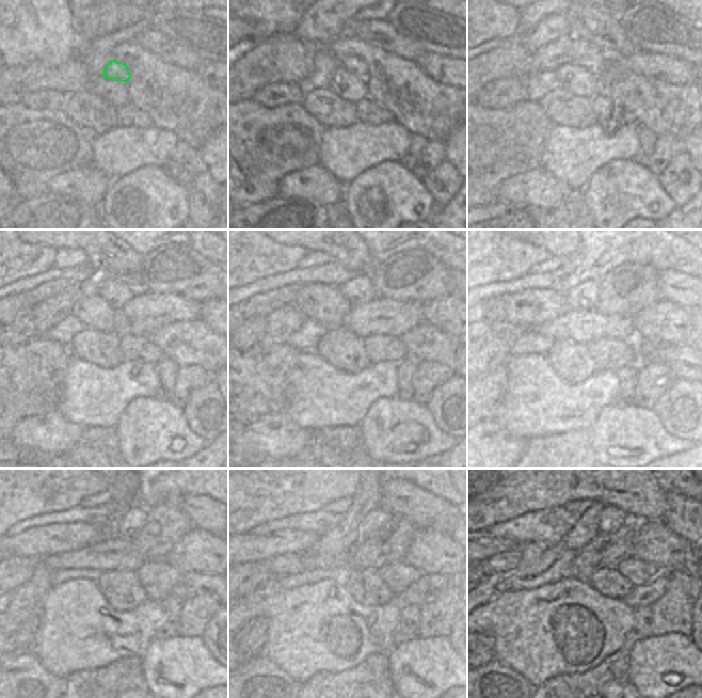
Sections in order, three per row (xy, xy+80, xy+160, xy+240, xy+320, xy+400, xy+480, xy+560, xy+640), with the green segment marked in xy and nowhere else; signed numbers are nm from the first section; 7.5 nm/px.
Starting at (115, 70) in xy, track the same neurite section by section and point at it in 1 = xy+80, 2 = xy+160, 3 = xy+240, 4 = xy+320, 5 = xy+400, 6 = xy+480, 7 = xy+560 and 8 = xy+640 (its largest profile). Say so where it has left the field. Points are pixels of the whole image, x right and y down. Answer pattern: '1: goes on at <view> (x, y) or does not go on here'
1: goes on at xy+80 (356, 66)
2: goes on at xy+160 (593, 61)
3: goes on at xy+240 (116, 294)
4: goes on at xy+320 (361, 289)
5: goes on at xy+400 (581, 298)
6: goes on at xy+480 (132, 520)
7: goes on at xy+560 (376, 519)
8: goes on at xy+640 (612, 518)

